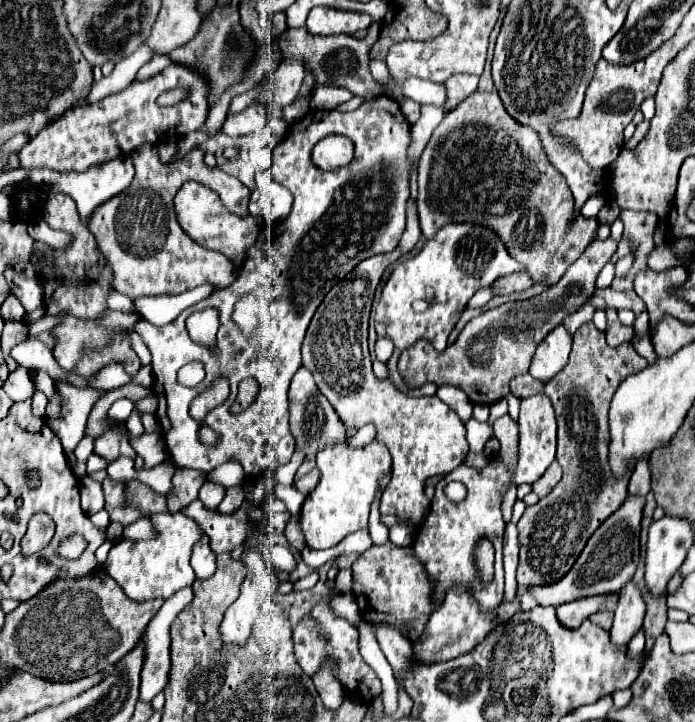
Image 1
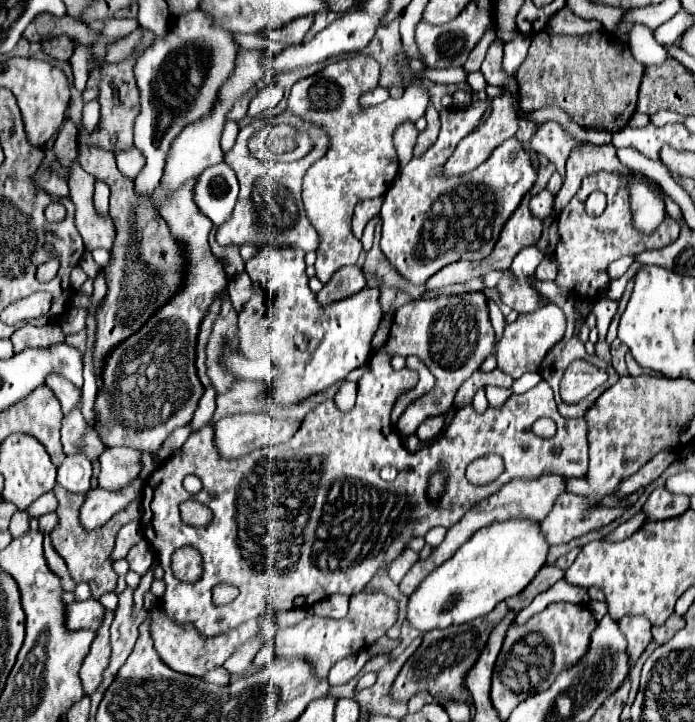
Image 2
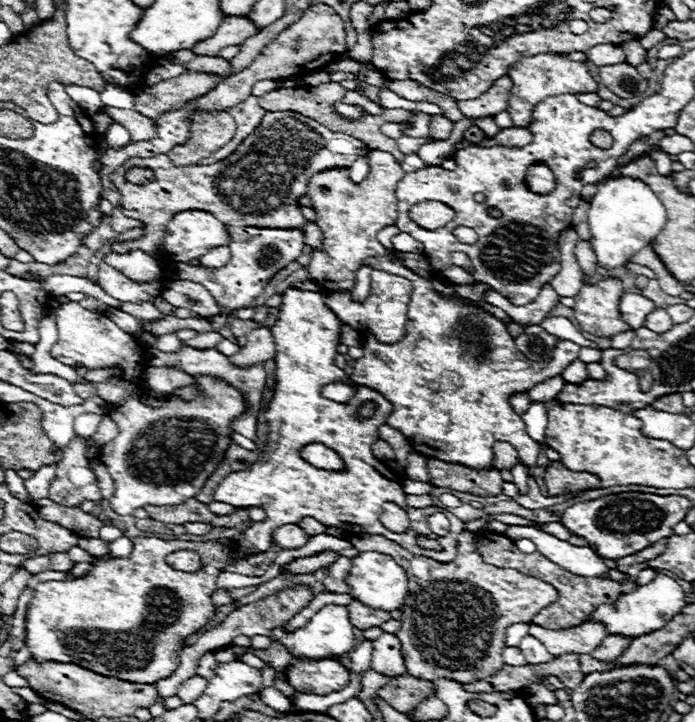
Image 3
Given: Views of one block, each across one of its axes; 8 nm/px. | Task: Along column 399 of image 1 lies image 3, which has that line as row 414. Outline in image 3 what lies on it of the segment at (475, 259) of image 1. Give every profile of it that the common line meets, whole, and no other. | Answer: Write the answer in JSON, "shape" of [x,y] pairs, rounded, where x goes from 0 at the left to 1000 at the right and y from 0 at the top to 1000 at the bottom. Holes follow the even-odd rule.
{"shape":[[[414,399],[409,404],[403,440],[391,452],[397,474],[397,543],[383,565],[386,620],[374,632],[374,640],[368,640],[360,651],[328,657],[308,681],[308,693],[314,695],[325,695],[340,704],[371,701],[383,706],[383,720],[368,726],[368,735],[364,727],[354,731],[351,740],[337,742],[334,778],[342,778],[371,765],[386,765],[391,756],[391,735],[409,726],[429,726],[437,715],[449,715],[466,729],[486,729],[498,737],[544,737],[547,742],[578,753],[578,759],[584,759],[587,765],[619,770],[630,778],[647,778],[656,773],[659,740],[671,734],[668,723],[645,706],[633,704],[633,709],[650,723],[650,734],[642,745],[627,742],[624,737],[619,737],[613,723],[619,715],[619,704],[587,701],[576,668],[550,659],[527,637],[535,634],[535,612],[544,609],[544,590],[555,584],[555,576],[561,573],[561,560],[553,557],[544,543],[524,535],[515,537],[512,548],[501,560],[486,560],[463,548],[463,537],[469,532],[498,524],[495,512],[481,504],[481,493],[486,490],[489,479],[489,452],[489,440],[466,421],[458,404],[435,404],[423,399]],[[532,554],[541,560],[538,576],[527,582],[515,579],[515,565]],[[440,615],[466,615],[478,620],[498,640],[498,654],[458,651],[443,643],[432,632],[432,623]],[[553,695],[567,695],[587,709],[593,734],[590,740],[584,740],[584,745],[550,729],[547,712]],[[599,740],[627,748],[636,762],[627,765],[601,756]]]}

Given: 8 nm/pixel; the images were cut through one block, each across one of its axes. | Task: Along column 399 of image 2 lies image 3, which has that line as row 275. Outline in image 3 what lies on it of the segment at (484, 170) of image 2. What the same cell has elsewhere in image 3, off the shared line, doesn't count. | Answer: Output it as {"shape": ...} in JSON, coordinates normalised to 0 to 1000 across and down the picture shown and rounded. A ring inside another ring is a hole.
{"shape":[[[337,313],[331,316],[334,357],[319,371],[294,371],[273,366],[247,366],[250,377],[245,388],[276,388],[302,402],[317,427],[354,427],[383,399],[386,388],[423,363],[437,346],[437,319],[406,319],[406,316],[368,316],[368,313]]]}

